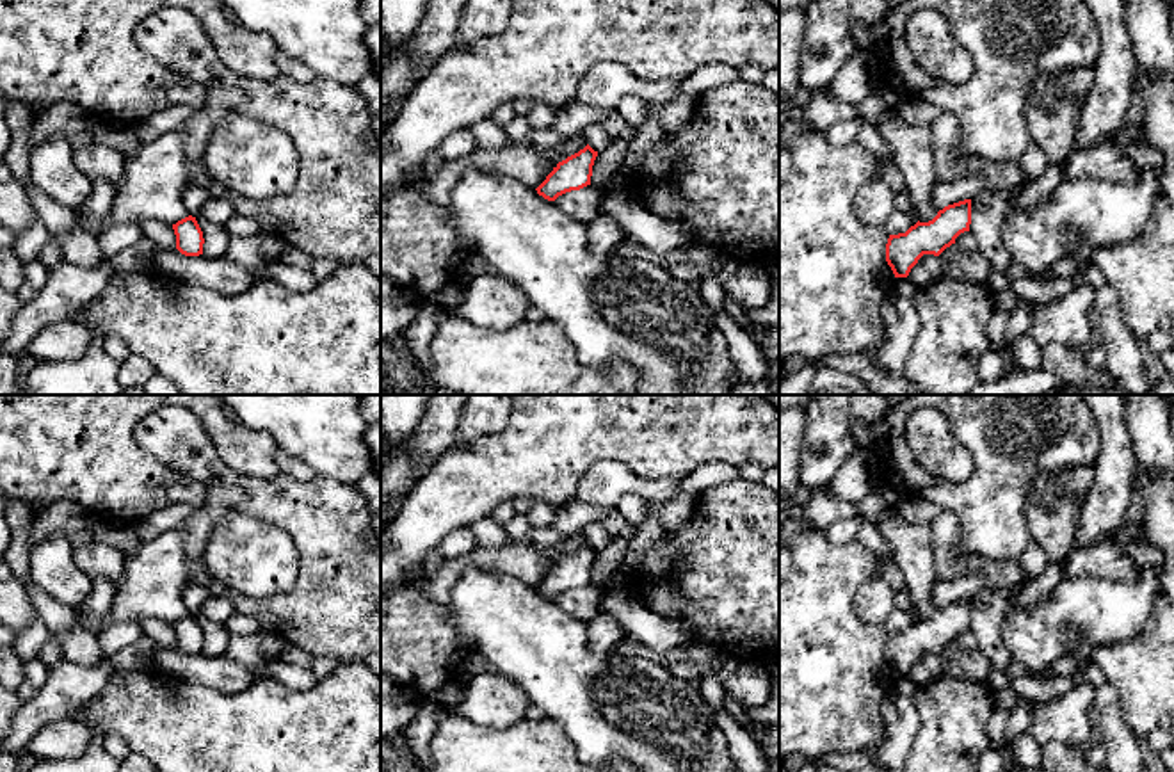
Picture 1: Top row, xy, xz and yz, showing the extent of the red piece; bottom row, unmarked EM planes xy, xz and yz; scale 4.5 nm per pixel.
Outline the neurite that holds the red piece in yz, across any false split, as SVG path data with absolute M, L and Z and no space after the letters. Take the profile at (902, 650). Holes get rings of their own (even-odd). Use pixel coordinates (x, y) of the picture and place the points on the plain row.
M971 598L945 605L929 621L916 621L905 631L889 633L886 660L895 676L907 676L923 653L939 655L955 637L969 630Z

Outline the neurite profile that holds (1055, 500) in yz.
M1094 466L1039 475L1026 503L1030 537L1049 562L1064 564L1074 548L1080 512L1094 484Z

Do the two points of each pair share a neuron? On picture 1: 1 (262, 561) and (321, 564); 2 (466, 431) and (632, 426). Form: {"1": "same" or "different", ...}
{"1": "different", "2": "different"}

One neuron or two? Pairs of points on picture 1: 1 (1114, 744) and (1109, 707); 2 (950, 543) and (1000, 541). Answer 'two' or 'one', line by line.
1: one
2: two

